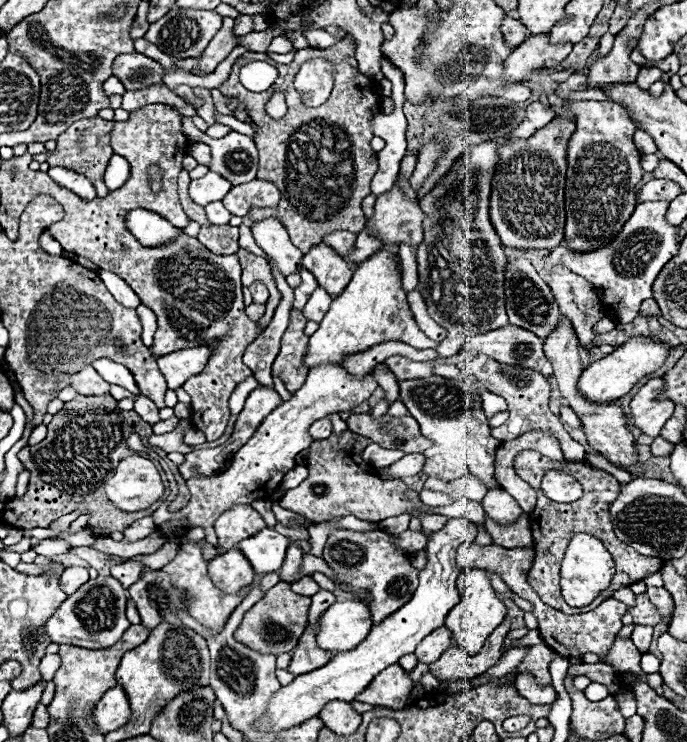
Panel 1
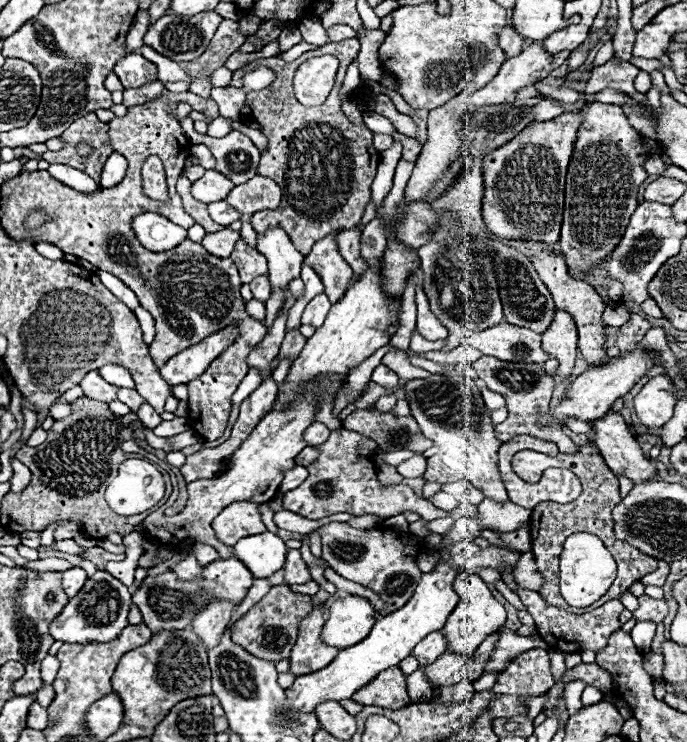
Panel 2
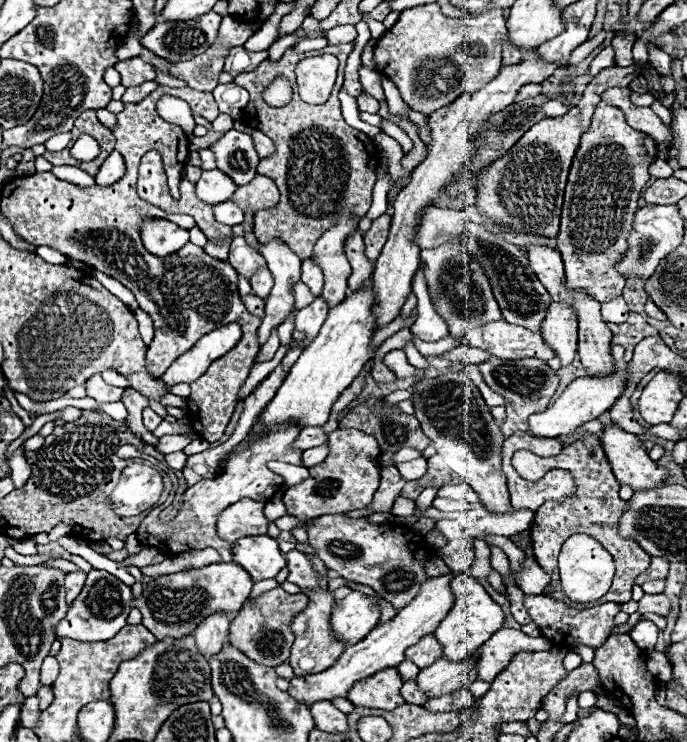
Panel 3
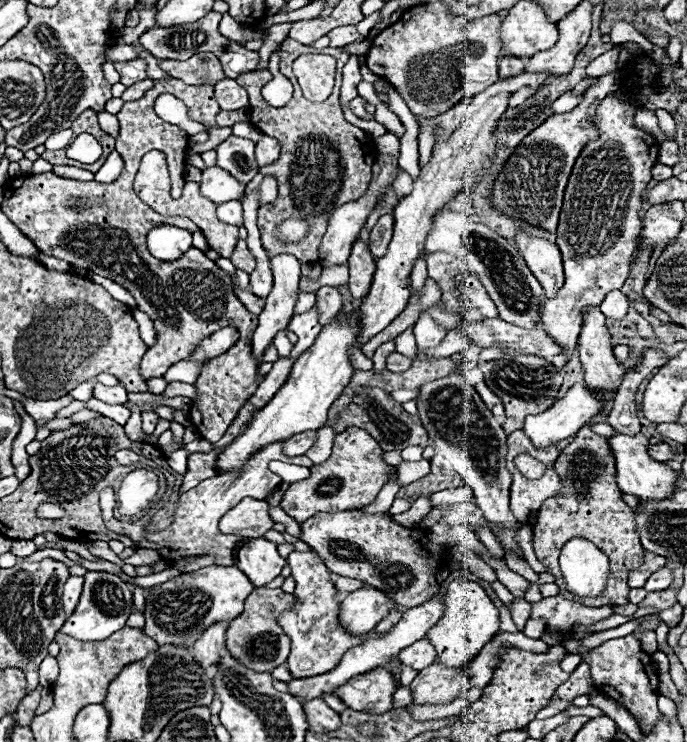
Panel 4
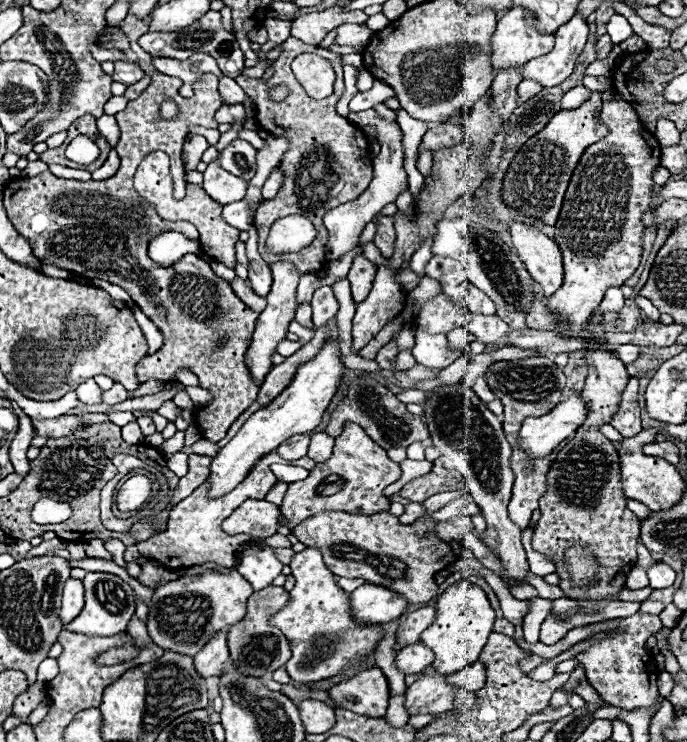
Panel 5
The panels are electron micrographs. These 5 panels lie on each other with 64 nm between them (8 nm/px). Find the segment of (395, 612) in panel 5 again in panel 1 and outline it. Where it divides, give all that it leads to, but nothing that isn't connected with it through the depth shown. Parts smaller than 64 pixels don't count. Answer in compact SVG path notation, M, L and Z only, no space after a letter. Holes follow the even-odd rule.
M362 600L334 602L320 618L316 642L324 650L348 652L356 648L370 632L372 616Z

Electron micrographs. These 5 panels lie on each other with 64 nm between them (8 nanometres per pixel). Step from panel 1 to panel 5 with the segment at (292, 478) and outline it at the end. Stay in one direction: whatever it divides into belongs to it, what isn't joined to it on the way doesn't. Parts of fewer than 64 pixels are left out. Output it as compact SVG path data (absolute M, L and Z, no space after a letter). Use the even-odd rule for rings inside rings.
M272 464L272 472L278 476L278 482L286 482L286 484L292 484L308 476L308 470L290 464Z

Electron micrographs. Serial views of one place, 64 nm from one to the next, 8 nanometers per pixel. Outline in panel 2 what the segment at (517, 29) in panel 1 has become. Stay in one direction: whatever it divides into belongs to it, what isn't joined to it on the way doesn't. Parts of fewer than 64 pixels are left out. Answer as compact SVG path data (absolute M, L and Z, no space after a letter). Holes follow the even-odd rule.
M510 24L500 34L500 48L504 50L506 58L514 58L524 48L524 40L516 34L516 30Z

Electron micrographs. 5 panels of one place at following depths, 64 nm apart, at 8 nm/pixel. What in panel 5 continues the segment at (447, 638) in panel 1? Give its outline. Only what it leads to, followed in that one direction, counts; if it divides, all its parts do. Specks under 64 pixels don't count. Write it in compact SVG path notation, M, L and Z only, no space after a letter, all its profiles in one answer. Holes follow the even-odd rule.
M410 644L396 654L396 668L402 674L424 672L434 662L434 652L424 644Z

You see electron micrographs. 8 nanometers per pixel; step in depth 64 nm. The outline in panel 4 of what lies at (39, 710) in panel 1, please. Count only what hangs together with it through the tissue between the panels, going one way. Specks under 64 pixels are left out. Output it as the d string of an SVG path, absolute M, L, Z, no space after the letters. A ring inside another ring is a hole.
M38 686L36 690L32 690L30 694L26 694L26 696L20 700L20 704L18 704L16 712L14 712L16 724L20 724L20 726L30 726L30 722L32 722L32 718L34 718L34 712L36 712L36 708L38 708L38 702L40 702L40 690L42 690L42 686Z

